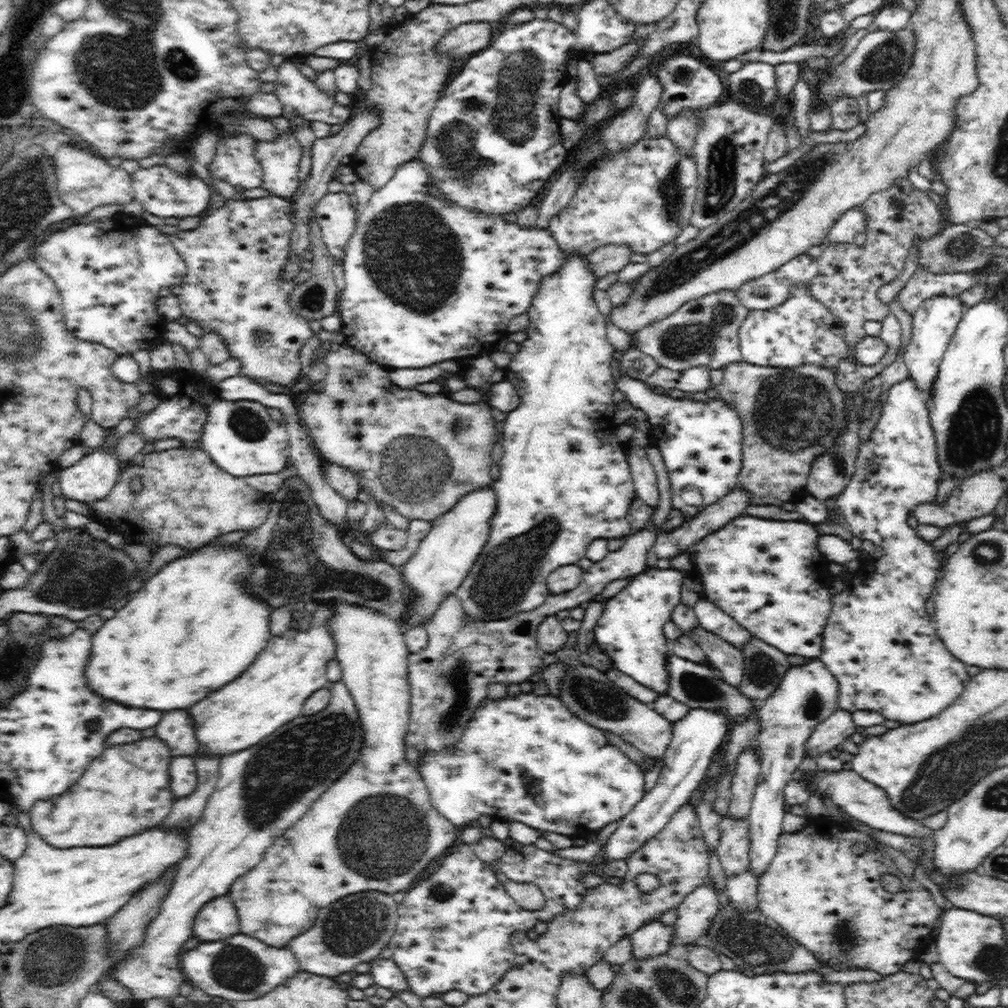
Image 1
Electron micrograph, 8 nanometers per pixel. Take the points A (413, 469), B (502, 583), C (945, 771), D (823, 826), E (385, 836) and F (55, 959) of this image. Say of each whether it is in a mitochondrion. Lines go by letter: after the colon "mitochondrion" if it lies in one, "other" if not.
A: mitochondrion
B: mitochondrion
C: mitochondrion
D: other
E: mitochondrion
F: mitochondrion

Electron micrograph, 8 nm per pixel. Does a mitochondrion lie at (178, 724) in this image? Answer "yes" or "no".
no

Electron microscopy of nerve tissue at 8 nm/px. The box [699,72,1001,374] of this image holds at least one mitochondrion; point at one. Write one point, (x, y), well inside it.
(963, 245)

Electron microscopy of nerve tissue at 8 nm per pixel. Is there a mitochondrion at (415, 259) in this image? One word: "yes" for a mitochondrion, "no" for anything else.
yes

